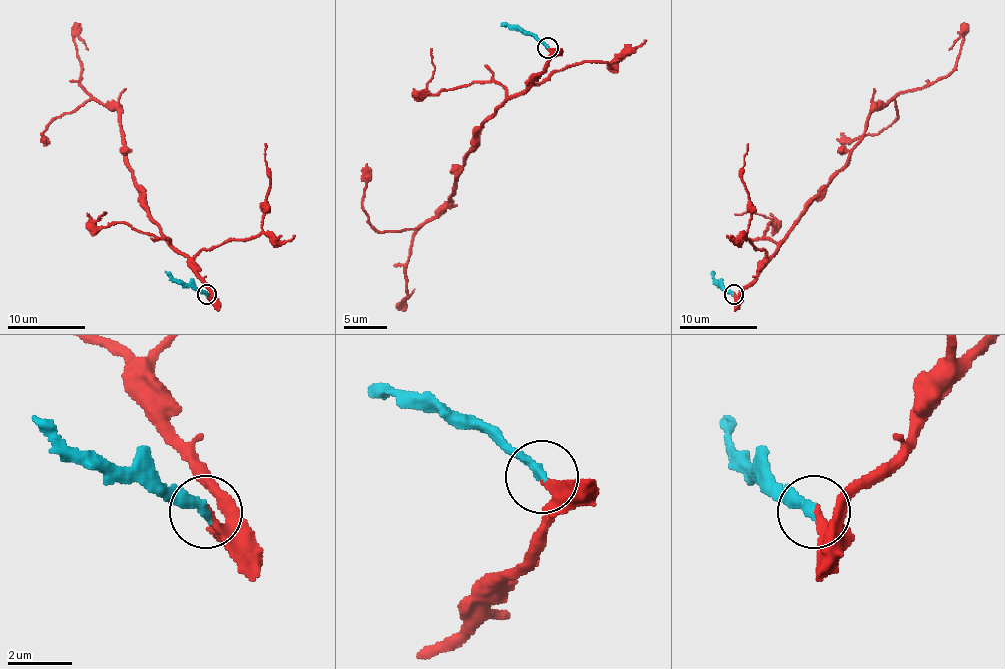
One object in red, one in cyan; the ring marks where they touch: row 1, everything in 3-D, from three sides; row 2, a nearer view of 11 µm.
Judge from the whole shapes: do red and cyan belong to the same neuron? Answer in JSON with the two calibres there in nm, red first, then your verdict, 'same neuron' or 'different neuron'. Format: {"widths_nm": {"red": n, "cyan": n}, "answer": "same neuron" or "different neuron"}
{"widths_nm": {"red": 300, "cyan": 320}, "answer": "same neuron"}

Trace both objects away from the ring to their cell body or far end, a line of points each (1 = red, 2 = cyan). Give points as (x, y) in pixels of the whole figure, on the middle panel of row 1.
1: (547, 47), (551, 60), (482, 125), (452, 198), (413, 237), (400, 305), (415, 289)
2: (547, 47), (529, 34), (501, 23)

